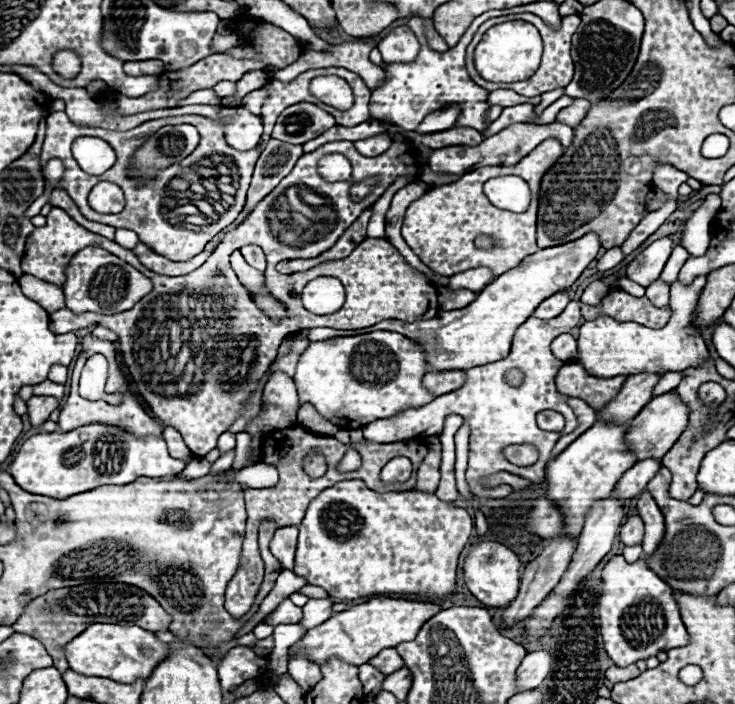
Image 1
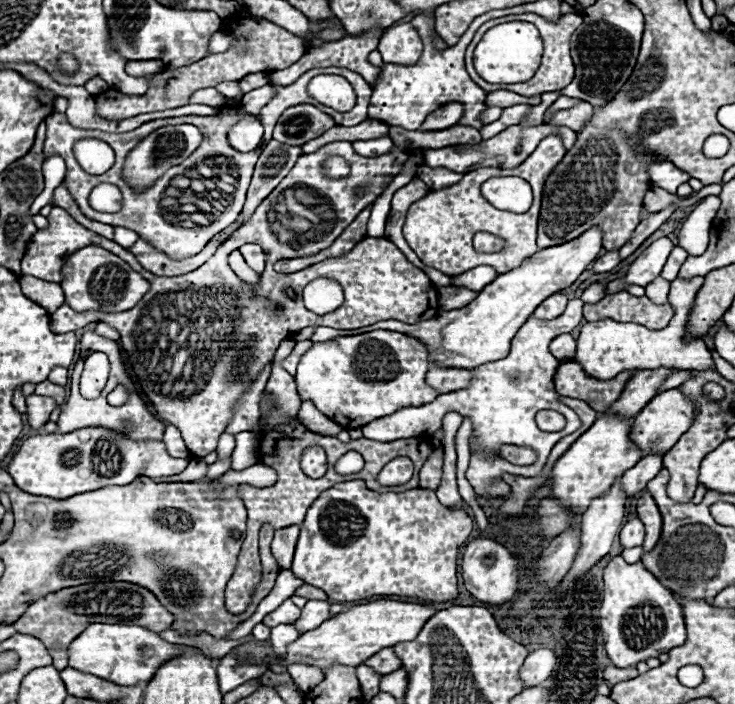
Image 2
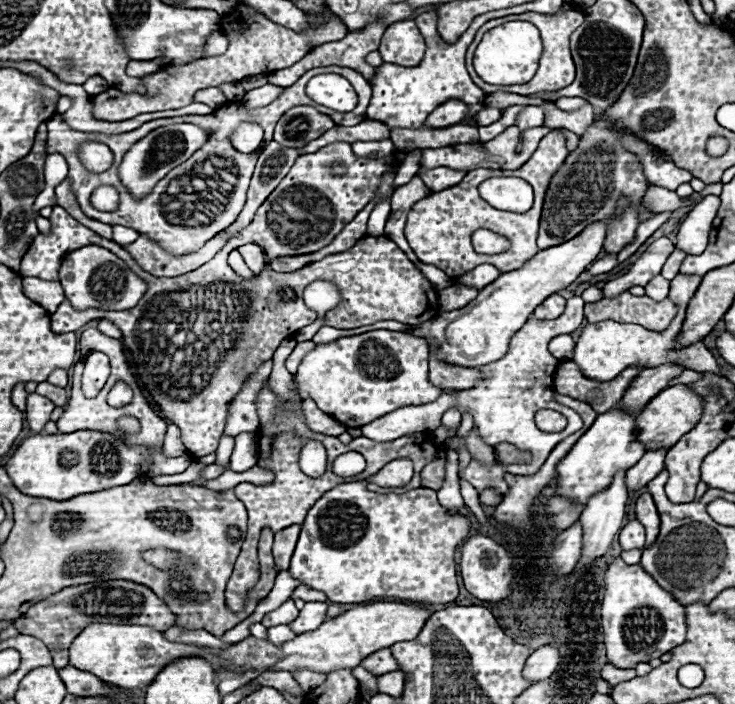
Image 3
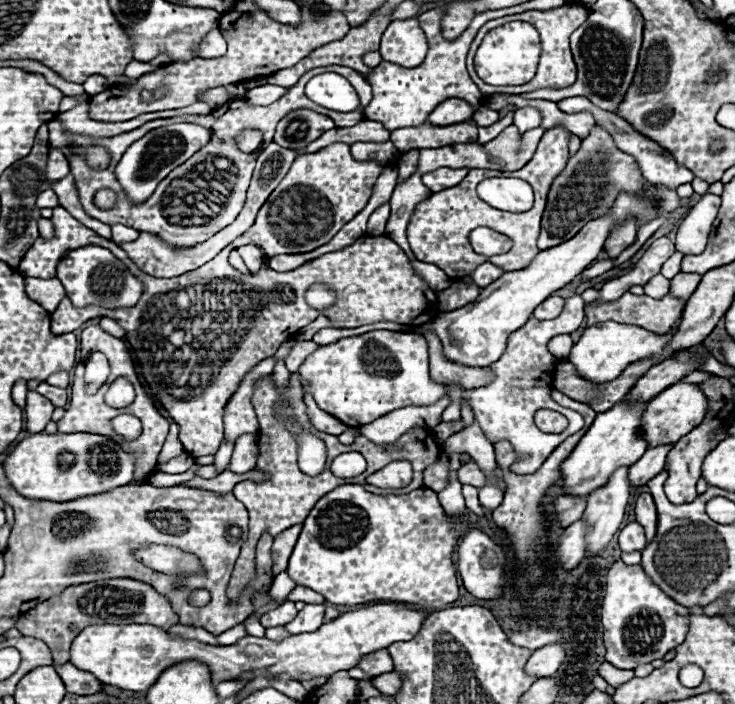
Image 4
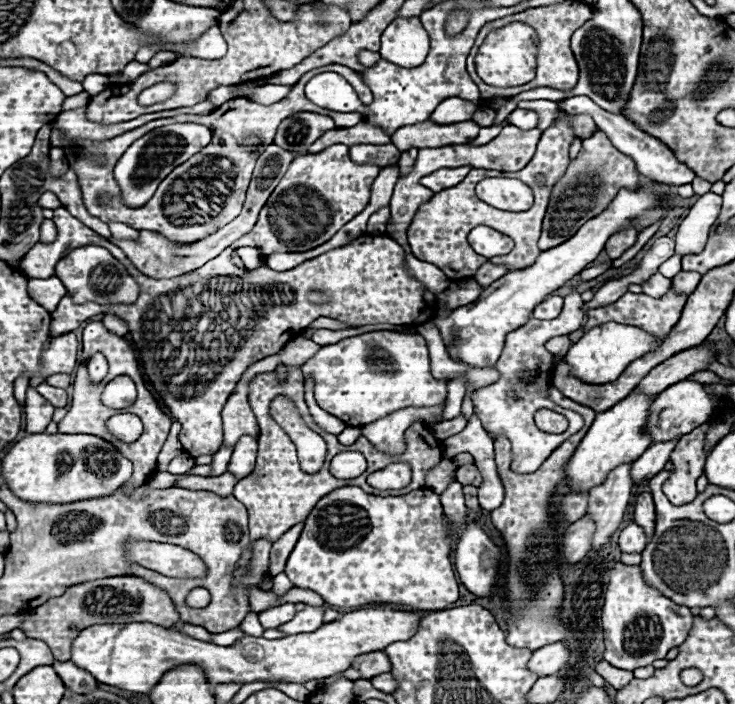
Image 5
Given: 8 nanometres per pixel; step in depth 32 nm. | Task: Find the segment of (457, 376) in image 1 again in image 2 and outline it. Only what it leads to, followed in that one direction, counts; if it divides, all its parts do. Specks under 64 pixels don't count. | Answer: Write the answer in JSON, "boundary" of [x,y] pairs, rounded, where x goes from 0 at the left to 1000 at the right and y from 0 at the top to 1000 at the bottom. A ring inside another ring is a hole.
{"boundary":[[[585,514],[585,526],[580,531],[580,543],[588,551],[593,551],[599,560],[634,551],[639,548],[639,540],[642,540],[642,526],[604,523],[604,520],[593,520],[590,514]]]}

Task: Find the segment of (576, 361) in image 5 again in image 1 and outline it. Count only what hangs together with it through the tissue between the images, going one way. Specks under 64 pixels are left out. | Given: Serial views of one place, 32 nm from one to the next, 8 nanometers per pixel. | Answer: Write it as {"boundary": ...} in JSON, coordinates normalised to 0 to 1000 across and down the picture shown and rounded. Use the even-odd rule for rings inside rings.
{"boundary":[[[961,392],[944,395],[939,403],[912,403],[914,420],[914,449],[912,457],[898,466],[876,466],[863,457],[838,457],[830,449],[816,449],[805,457],[795,457],[789,463],[786,477],[786,514],[805,531],[816,537],[835,537],[844,531],[868,531],[868,528],[925,528],[933,523],[952,523],[963,514],[963,494],[944,472],[941,452],[947,440],[950,420],[961,403]]]}

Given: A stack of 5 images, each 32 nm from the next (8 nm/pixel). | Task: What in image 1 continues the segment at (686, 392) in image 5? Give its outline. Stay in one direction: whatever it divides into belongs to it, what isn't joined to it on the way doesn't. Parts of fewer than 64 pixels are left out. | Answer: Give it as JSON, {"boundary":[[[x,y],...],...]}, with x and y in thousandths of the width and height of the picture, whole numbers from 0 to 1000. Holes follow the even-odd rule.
{"boundary":[[[906,557],[901,563],[887,565],[873,582],[871,588],[854,602],[852,611],[852,631],[857,631],[857,636],[865,642],[868,653],[879,653],[879,651],[901,651],[914,634],[917,625],[922,625],[925,614],[933,611],[936,605],[936,594],[939,594],[939,580],[933,577],[933,571],[925,568],[922,557]]]}

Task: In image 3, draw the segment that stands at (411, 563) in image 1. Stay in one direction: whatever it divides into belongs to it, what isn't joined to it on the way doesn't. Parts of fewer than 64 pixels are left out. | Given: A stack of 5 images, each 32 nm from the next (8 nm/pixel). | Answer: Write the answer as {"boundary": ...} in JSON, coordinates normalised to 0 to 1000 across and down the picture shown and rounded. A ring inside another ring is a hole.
{"boundary":[[[498,685],[460,688],[441,699],[419,724],[392,813],[408,824],[408,830],[441,841],[452,858],[490,858],[525,849],[569,855],[577,861],[610,858],[623,849],[618,787],[637,756],[639,739],[601,722],[593,699],[585,693],[566,693],[552,702],[512,702],[498,696]]]}

